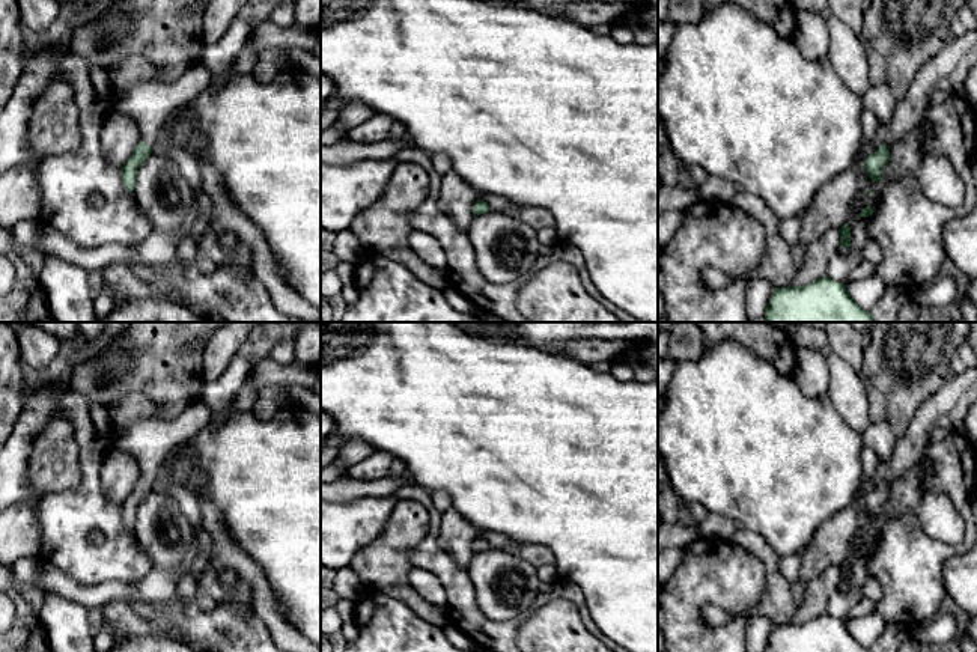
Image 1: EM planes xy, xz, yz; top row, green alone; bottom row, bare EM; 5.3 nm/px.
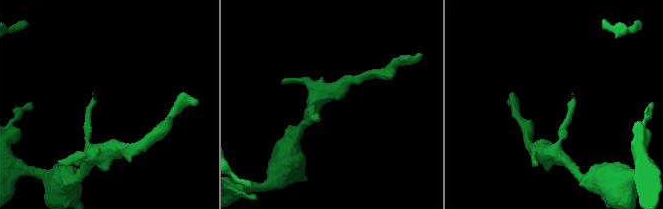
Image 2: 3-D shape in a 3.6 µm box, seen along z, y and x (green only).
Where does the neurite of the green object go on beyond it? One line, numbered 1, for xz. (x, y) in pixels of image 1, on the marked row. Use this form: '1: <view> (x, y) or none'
1: none

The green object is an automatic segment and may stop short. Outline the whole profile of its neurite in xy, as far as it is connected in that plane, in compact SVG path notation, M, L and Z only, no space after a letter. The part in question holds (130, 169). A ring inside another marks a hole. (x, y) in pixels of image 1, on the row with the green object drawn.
M197 63L172 83L151 80L126 87L116 96L116 110L129 116L140 128L140 142L120 167L122 181L128 191L134 191L137 170L154 152L152 146L164 139L167 119L181 105L203 92L211 80L211 72L202 63Z

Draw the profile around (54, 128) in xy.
M63 78L51 81L33 104L29 117L29 142L36 157L77 152L83 143L80 128L81 107L74 101L74 89Z

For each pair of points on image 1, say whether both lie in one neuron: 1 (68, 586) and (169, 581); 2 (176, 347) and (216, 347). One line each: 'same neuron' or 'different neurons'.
1: same neuron
2: different neurons

